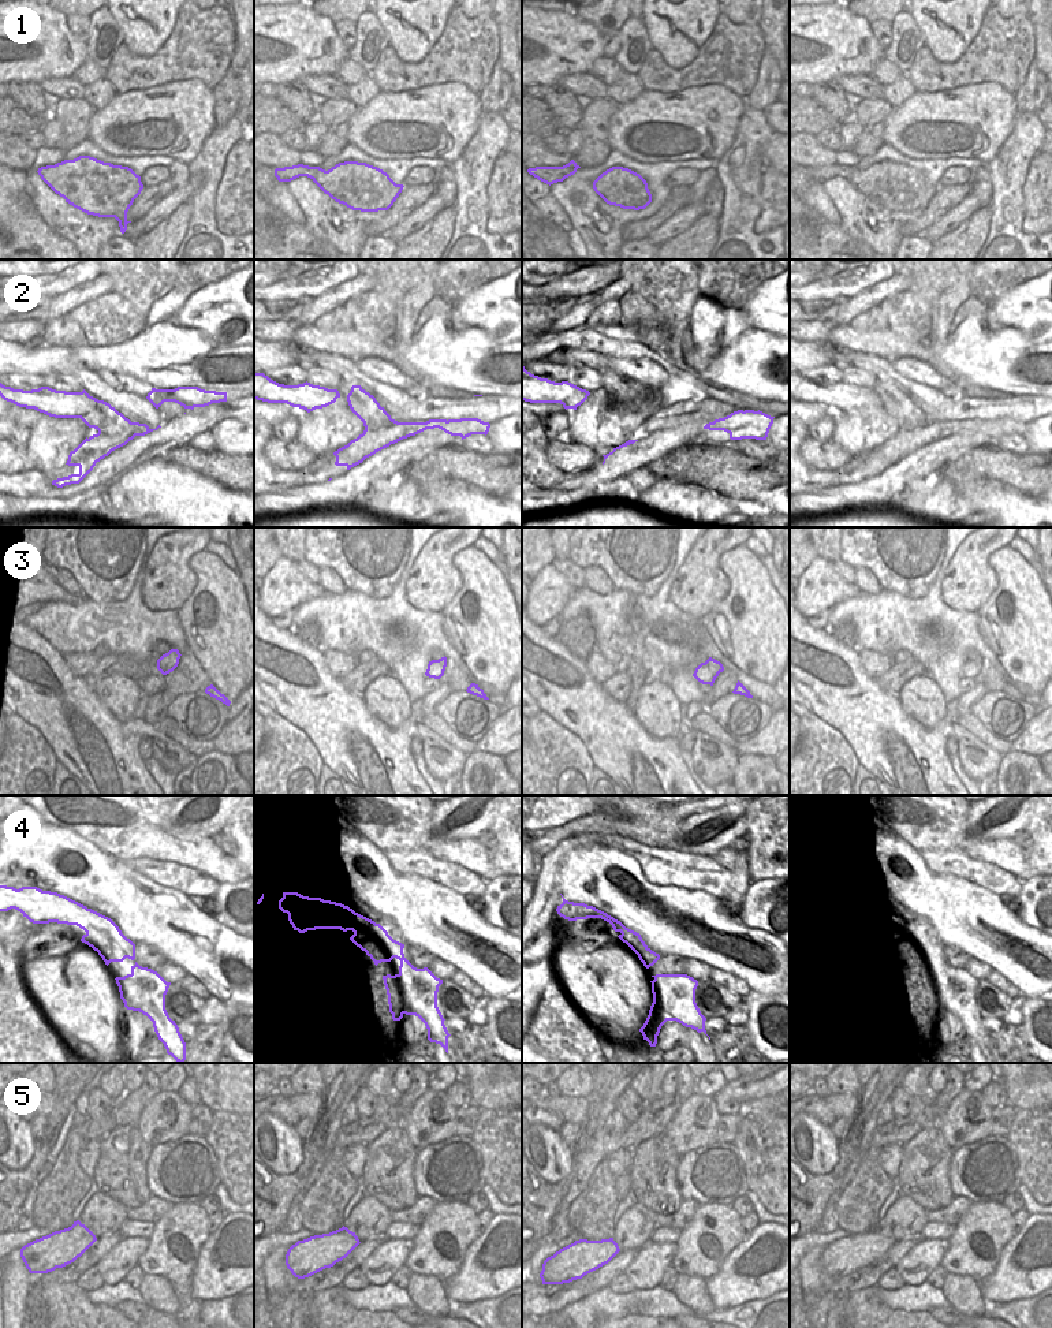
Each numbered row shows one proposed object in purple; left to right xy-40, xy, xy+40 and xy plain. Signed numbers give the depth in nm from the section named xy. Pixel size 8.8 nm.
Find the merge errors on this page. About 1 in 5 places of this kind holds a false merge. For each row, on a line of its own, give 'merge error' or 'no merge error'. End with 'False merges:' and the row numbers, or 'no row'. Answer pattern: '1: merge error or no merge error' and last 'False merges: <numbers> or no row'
1: no merge error
2: no merge error
3: merge error
4: no merge error
5: no merge error
False merges: 3

